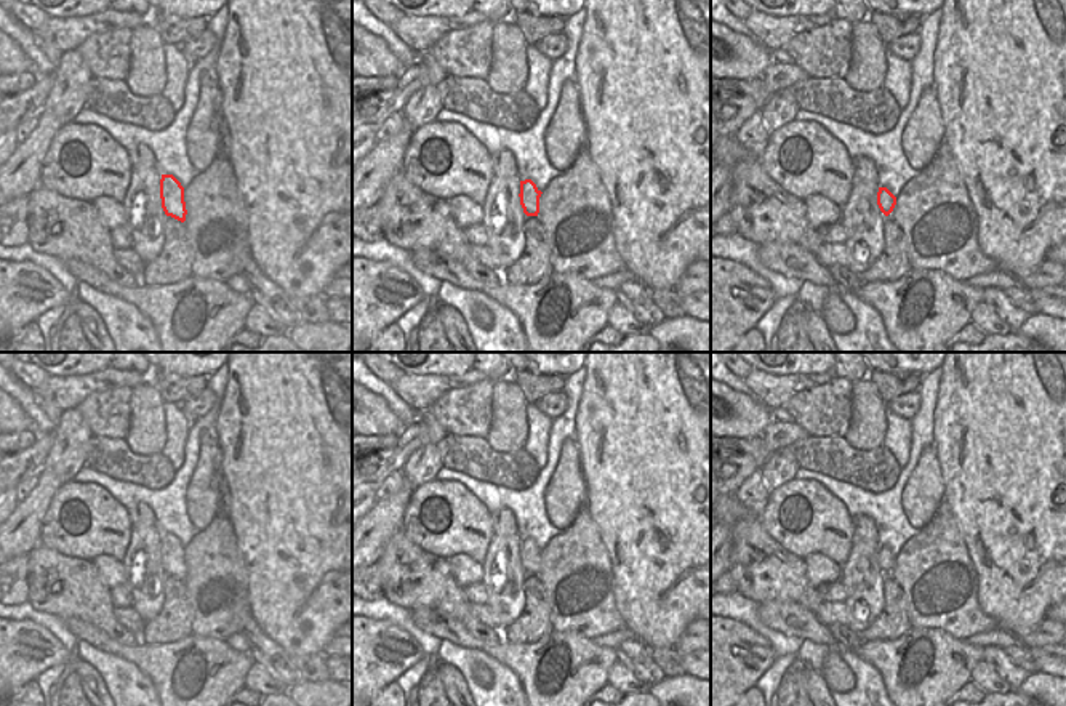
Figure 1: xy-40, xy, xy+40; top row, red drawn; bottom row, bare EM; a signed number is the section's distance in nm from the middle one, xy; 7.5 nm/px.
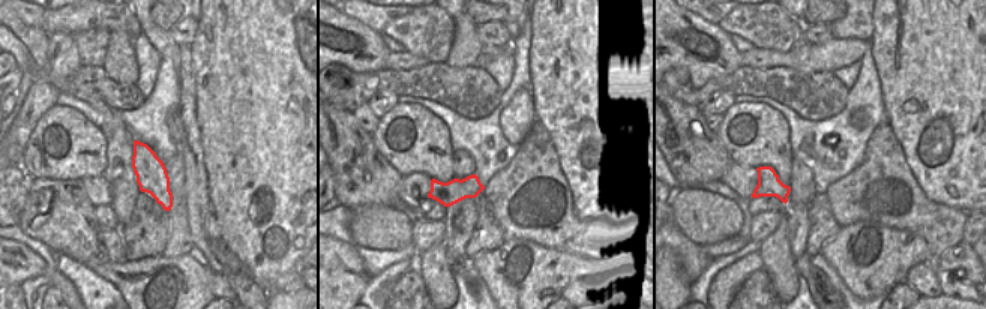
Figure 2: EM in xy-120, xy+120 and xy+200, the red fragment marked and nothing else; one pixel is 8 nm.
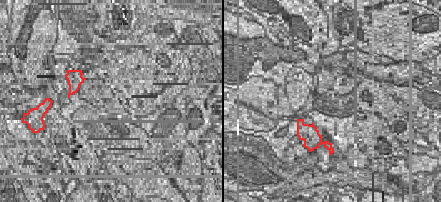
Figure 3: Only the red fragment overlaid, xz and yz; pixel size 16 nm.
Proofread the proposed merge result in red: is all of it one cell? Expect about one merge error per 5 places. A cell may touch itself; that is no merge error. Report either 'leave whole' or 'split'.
leave whole

